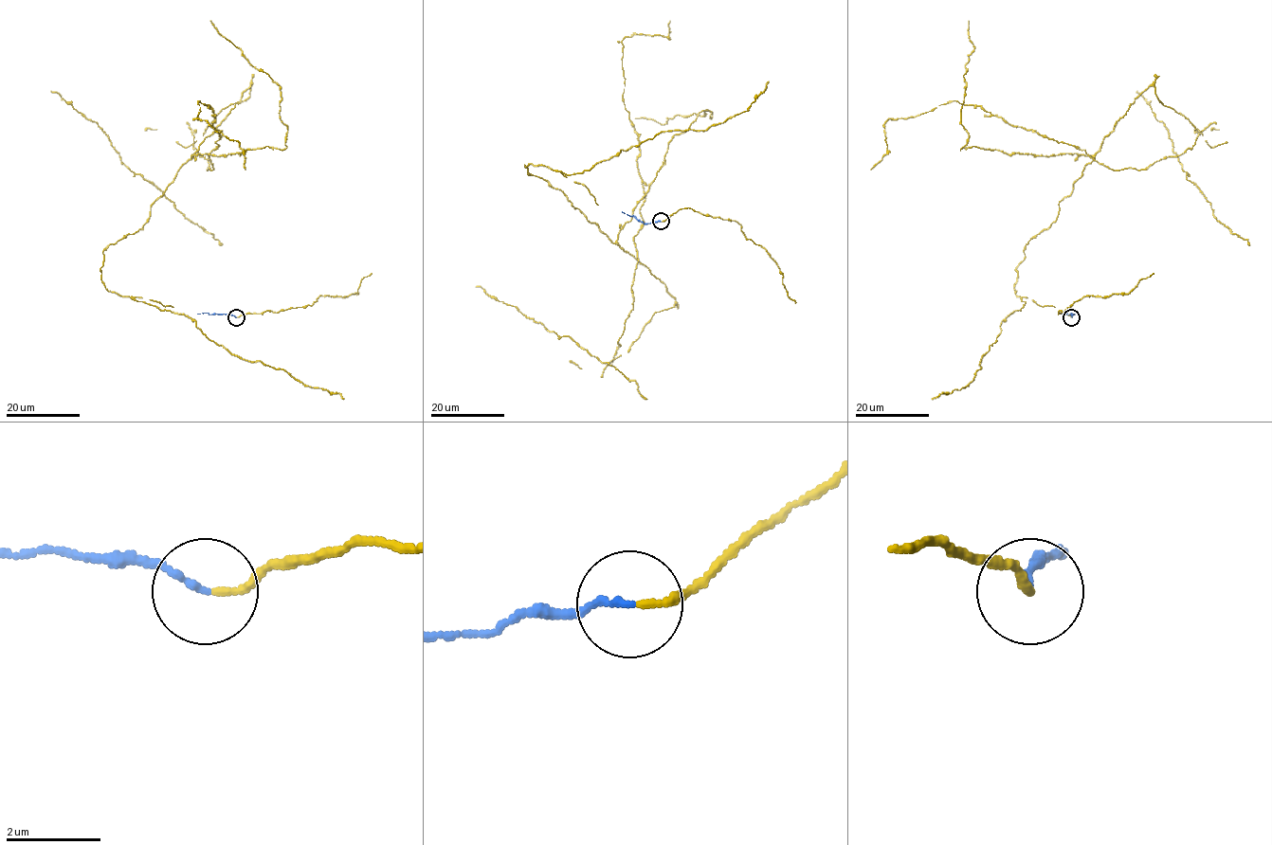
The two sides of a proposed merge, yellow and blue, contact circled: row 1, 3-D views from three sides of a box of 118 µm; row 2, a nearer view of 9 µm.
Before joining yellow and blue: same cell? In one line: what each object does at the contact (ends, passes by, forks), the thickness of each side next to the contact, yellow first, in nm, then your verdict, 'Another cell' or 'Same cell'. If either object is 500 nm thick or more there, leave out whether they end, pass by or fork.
At the ring yellow ends. At the ring blue ends. Thickness 140 nm (yellow) against 140 nm. Same cell

